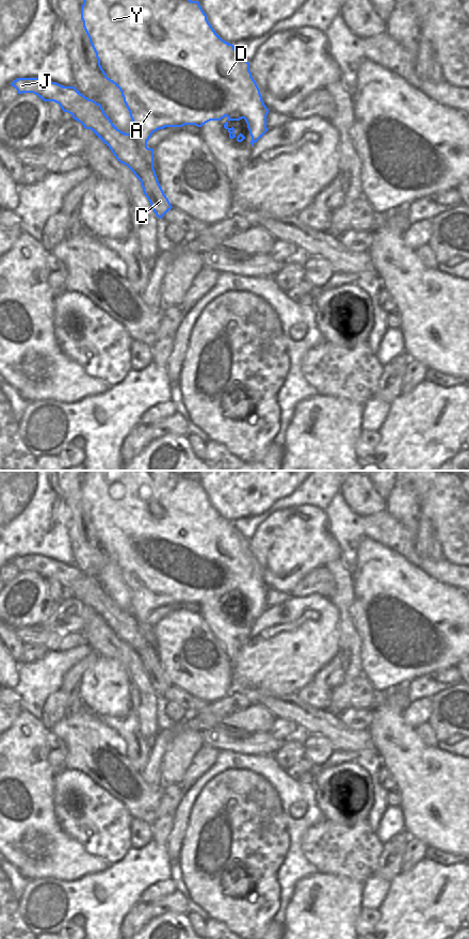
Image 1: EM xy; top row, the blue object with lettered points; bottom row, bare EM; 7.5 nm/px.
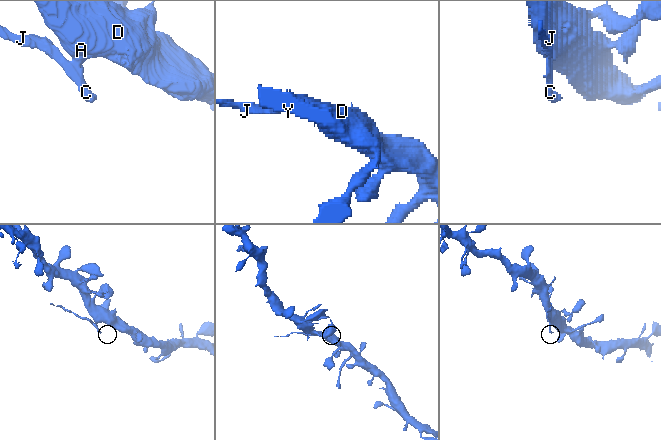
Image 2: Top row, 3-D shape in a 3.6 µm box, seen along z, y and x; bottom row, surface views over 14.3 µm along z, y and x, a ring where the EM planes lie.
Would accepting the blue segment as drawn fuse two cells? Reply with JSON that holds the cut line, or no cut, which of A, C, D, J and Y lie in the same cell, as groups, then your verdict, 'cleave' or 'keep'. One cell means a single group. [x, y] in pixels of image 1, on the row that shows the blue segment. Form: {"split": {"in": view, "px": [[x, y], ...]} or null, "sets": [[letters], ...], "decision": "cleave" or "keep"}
{"split": {"in": "xy", "px": [[129, 133], [140, 145], [146, 146]]}, "sets": [["A", "D", "Y"], ["C", "J"]], "decision": "cleave"}

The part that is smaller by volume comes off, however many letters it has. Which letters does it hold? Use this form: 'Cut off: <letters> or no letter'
Cut off: C, J

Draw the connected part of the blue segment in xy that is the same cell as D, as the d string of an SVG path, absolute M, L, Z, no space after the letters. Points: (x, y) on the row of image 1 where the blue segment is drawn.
M83 0L83 4L82 4L82 6L81 6L81 19L82 19L82 21L83 21L83 28L84 28L84 30L85 30L85 32L86 32L86 34L87 34L87 36L88 36L88 38L90 38L90 43L91 43L91 45L92 45L92 47L93 47L93 49L94 49L94 51L95 51L95 53L96 53L96 58L97 58L97 60L98 60L98 66L99 66L99 68L100 68L100 70L101 70L101 71L102 71L102 74L103 74L103 75L104 75L104 78L106 78L106 79L107 79L107 80L109 80L109 81L110 81L110 82L112 82L112 83L113 83L113 84L114 84L114 85L115 85L115 86L116 86L116 87L117 87L117 89L118 89L118 90L119 90L119 91L120 91L120 92L122 92L122 96L123 96L123 98L124 98L124 102L125 102L125 105L126 105L126 107L127 107L127 109L128 109L128 111L129 111L129 113L130 113L130 117L131 117L131 120L132 120L132 122L131 122L131 124L130 124L130 134L131 134L131 136L132 136L132 138L133 138L133 139L134 139L134 140L135 140L135 141L136 141L136 143L138 143L138 144L139 144L139 145L140 145L140 146L147 146L147 141L148 141L148 140L149 140L149 138L150 138L150 137L151 137L151 134L152 134L152 133L153 133L153 132L155 132L155 131L157 131L157 130L159 130L159 129L163 129L163 128L165 128L165 127L182 127L182 126L184 126L184 125L195 125L195 126L197 126L197 127L201 127L201 126L203 126L203 125L205 125L205 124L206 124L206 123L208 123L208 122L210 122L210 121L221 121L221 120L222 120L222 118L224 118L224 117L225 117L225 116L227 116L227 117L228 117L228 121L227 121L227 122L226 122L226 123L225 123L225 124L224 124L224 128L225 128L225 129L227 129L227 130L228 130L228 132L229 132L229 138L230 138L230 139L233 139L233 138L236 138L236 139L237 139L237 141L238 141L238 142L242 142L242 141L243 141L243 140L244 140L244 139L245 139L245 137L244 137L244 136L243 136L243 134L242 134L242 133L240 133L240 134L239 134L239 136L238 136L238 137L237 137L237 136L236 136L236 134L234 134L234 128L233 128L233 127L231 127L231 128L229 128L229 127L228 127L228 122L229 122L229 121L240 121L240 120L242 120L242 118L244 118L244 120L245 120L245 122L246 122L246 124L247 124L247 128L248 128L248 130L249 130L249 134L250 134L250 137L252 137L252 141L250 141L250 144L252 144L252 146L253 146L253 145L254 145L254 143L255 143L255 142L257 142L257 141L258 141L258 140L260 140L260 139L261 139L261 138L262 138L262 137L263 137L263 136L264 136L264 133L265 133L265 132L266 132L266 131L268 131L268 130L269 130L269 129L268 129L268 128L266 128L266 115L268 115L268 113L269 113L269 109L268 109L268 108L266 108L266 106L265 106L265 105L264 105L264 102L263 102L263 100L262 100L262 96L261 96L261 94L260 94L260 90L259 90L259 87L258 87L258 85L257 85L257 83L256 83L256 81L255 81L255 80L254 80L254 78L253 78L253 77L252 77L252 73L250 73L250 70L249 70L249 63L248 63L248 62L247 62L247 61L246 61L246 60L245 60L245 59L244 59L244 58L243 58L243 57L242 57L242 55L241 55L241 54L240 54L240 53L239 53L239 52L238 52L238 51L237 51L237 50L236 50L236 49L234 49L234 47L233 47L233 45L232 45L232 44L229 44L229 43L227 43L227 42L225 42L225 41L224 41L224 39L223 39L223 38L222 38L222 37L221 37L221 36L220 36L220 35L219 35L219 34L217 34L217 33L216 33L216 32L215 32L215 31L214 31L214 30L213 30L213 28L212 28L212 27L211 27L211 25L210 25L210 23L209 23L209 21L208 21L208 19L207 19L207 15L206 15L206 14L205 14L205 12L204 12L204 11L203 11L203 9L201 9L201 6L200 6L200 4L199 4L199 2L198 2L198 1L191 1L191 0Z

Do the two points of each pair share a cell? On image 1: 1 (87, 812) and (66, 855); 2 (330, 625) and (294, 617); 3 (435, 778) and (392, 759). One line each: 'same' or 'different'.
1: different
2: same
3: same

